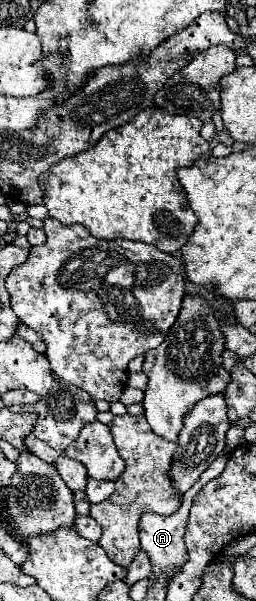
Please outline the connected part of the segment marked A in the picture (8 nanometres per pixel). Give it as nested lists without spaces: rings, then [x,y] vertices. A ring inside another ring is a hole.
[[[222,451],[215,461],[201,474],[199,480],[184,494],[182,497],[181,507],[172,516],[158,516],[158,514],[144,514],[140,518],[140,546],[142,550],[148,554],[150,564],[152,564],[152,580],[164,578],[166,584],[172,576],[176,576],[176,572],[180,572],[180,568],[186,564],[188,560],[188,552],[184,546],[184,530],[186,530],[186,520],[189,517],[189,511],[192,506],[194,496],[202,489],[204,484],[216,478],[226,467],[228,456]]]

